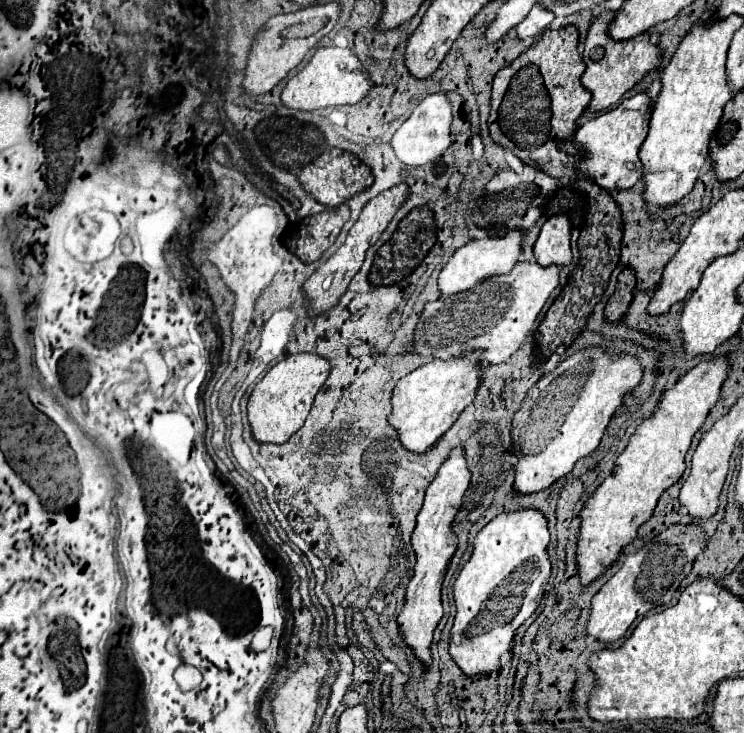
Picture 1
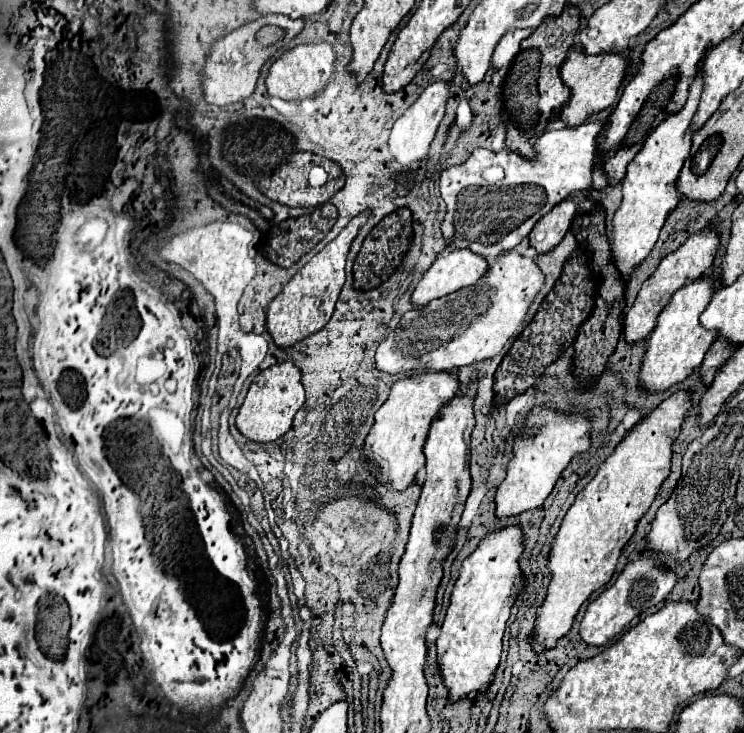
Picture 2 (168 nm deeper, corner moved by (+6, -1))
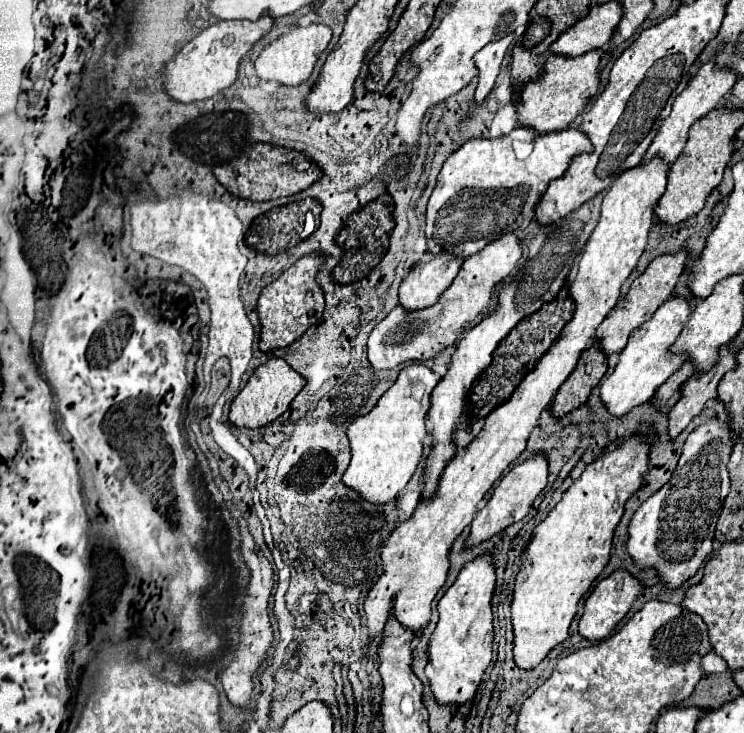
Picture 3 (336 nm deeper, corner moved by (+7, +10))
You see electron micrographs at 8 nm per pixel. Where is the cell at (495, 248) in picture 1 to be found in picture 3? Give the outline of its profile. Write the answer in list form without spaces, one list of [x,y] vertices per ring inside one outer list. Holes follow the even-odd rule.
[[[447,253],[435,255],[431,261],[411,269],[399,287],[399,303],[407,311],[431,307],[439,301],[439,295],[455,279],[463,259],[455,259]]]

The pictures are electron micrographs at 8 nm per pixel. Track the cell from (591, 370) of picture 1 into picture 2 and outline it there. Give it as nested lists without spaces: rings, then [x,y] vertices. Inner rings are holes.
[[[534,406],[524,424],[514,434],[514,458],[508,464],[508,476],[496,492],[496,516],[508,518],[520,512],[538,508],[552,492],[562,470],[576,454],[588,452],[592,422],[586,414],[546,410],[548,406]]]

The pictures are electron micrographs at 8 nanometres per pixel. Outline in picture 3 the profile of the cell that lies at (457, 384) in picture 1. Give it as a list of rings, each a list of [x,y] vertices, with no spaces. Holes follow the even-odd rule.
[[[425,365],[405,367],[379,403],[363,419],[355,419],[347,427],[353,457],[341,481],[355,489],[361,499],[385,505],[387,501],[397,499],[399,491],[403,491],[409,483],[421,459],[423,439],[427,435],[425,415],[429,411],[429,397],[439,379],[441,377]]]

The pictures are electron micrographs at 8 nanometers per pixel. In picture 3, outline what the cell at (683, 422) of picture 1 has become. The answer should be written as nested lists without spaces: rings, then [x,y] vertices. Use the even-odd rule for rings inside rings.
[[[643,425],[639,435],[633,435],[629,441],[619,445],[613,453],[605,453],[593,463],[587,465],[583,475],[563,493],[563,499],[555,505],[555,509],[535,527],[533,539],[525,547],[525,553],[519,561],[519,573],[515,577],[513,601],[511,601],[511,619],[513,619],[513,659],[519,669],[535,669],[547,653],[565,641],[569,625],[577,613],[579,599],[589,591],[591,583],[601,575],[609,561],[613,529],[623,517],[625,501],[641,487],[641,481],[649,469],[647,465],[647,425]]]

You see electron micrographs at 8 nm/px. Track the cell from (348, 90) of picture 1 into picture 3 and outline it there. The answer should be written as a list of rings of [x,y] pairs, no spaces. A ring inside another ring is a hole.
[[[317,23],[317,25],[307,25],[307,27],[295,27],[293,31],[283,33],[275,41],[271,41],[259,53],[259,57],[253,61],[255,73],[259,79],[265,79],[265,81],[277,81],[281,85],[299,85],[305,79],[309,79],[319,59],[319,53],[327,47],[329,41],[331,41],[331,29],[327,25]]]

